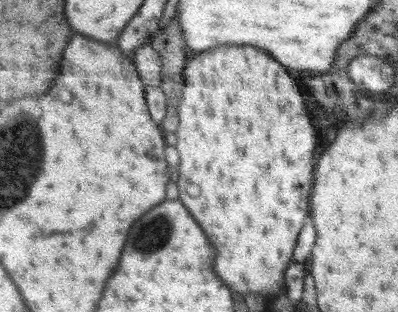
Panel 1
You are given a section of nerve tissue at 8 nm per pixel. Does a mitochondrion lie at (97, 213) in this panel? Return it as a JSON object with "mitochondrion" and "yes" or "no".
{"mitochondrion":"no"}

